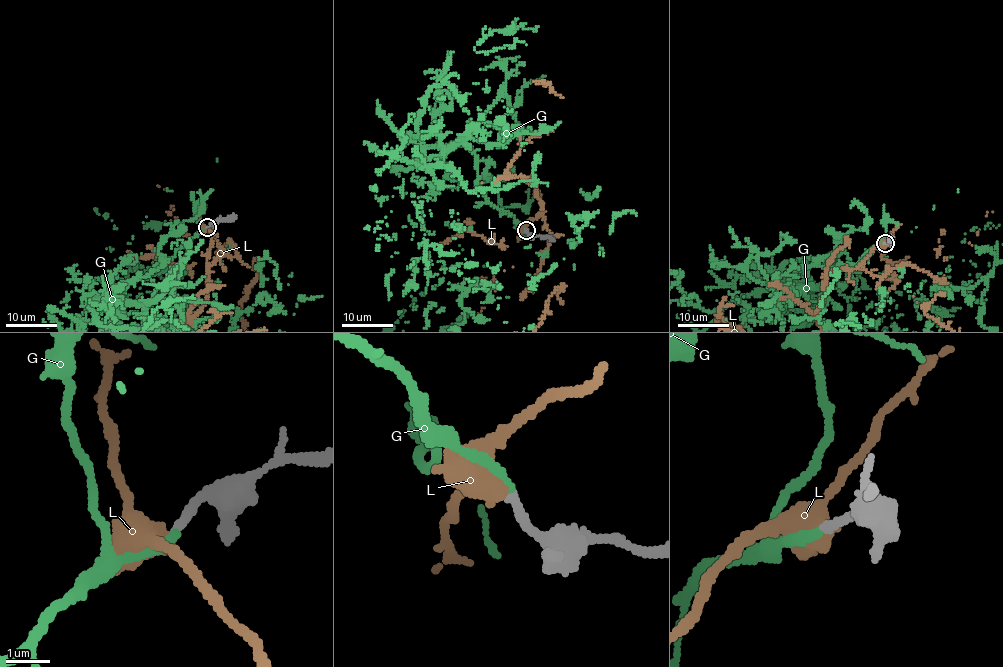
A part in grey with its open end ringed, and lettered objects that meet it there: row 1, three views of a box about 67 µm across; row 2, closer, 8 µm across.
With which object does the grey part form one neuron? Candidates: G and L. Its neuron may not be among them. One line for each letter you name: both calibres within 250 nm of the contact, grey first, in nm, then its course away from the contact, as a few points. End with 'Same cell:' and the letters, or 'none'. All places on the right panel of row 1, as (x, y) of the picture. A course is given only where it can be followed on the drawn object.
G: 200/200 nm
Same cell: G

